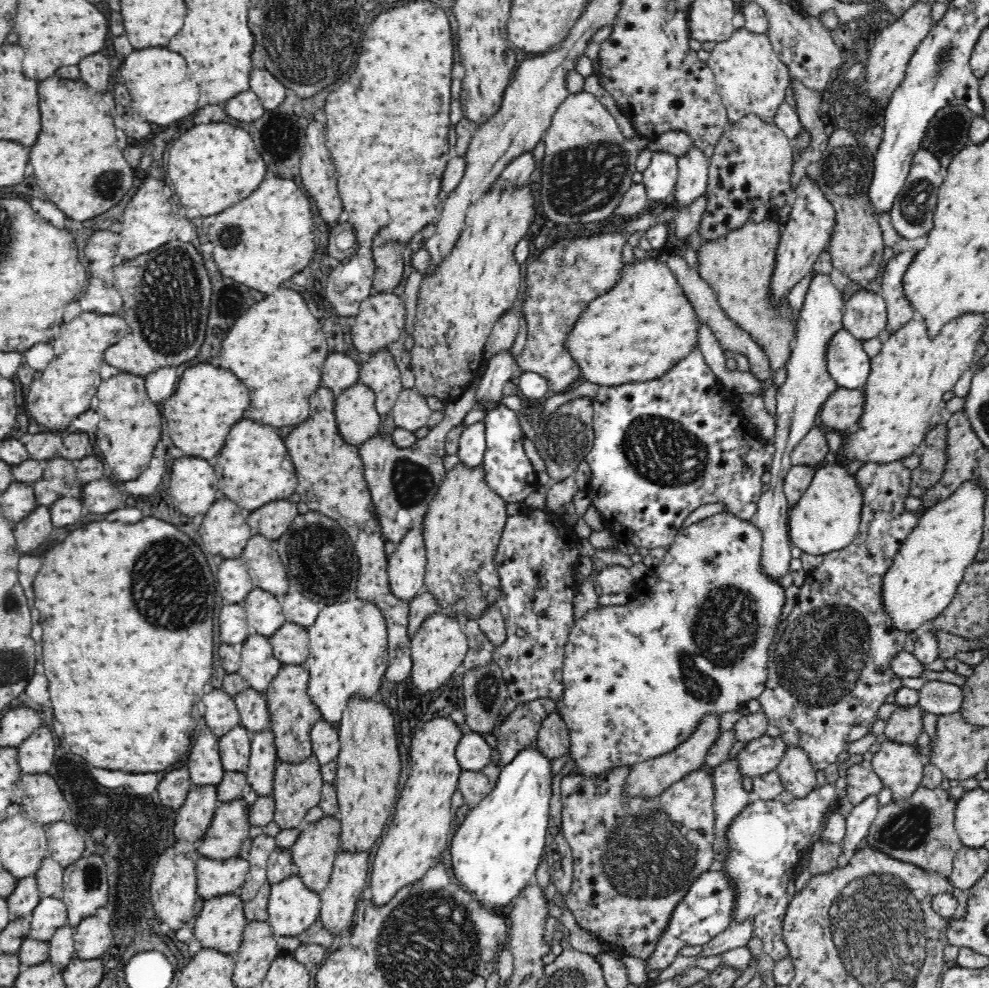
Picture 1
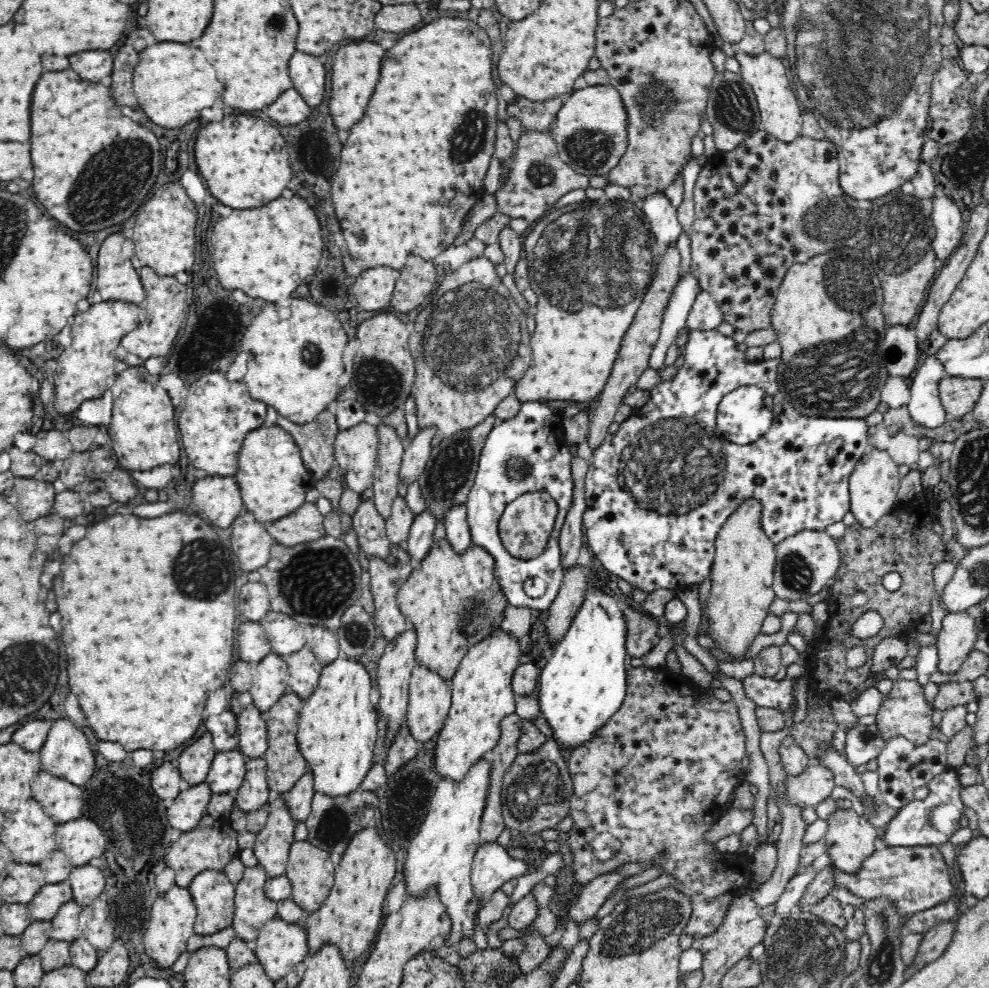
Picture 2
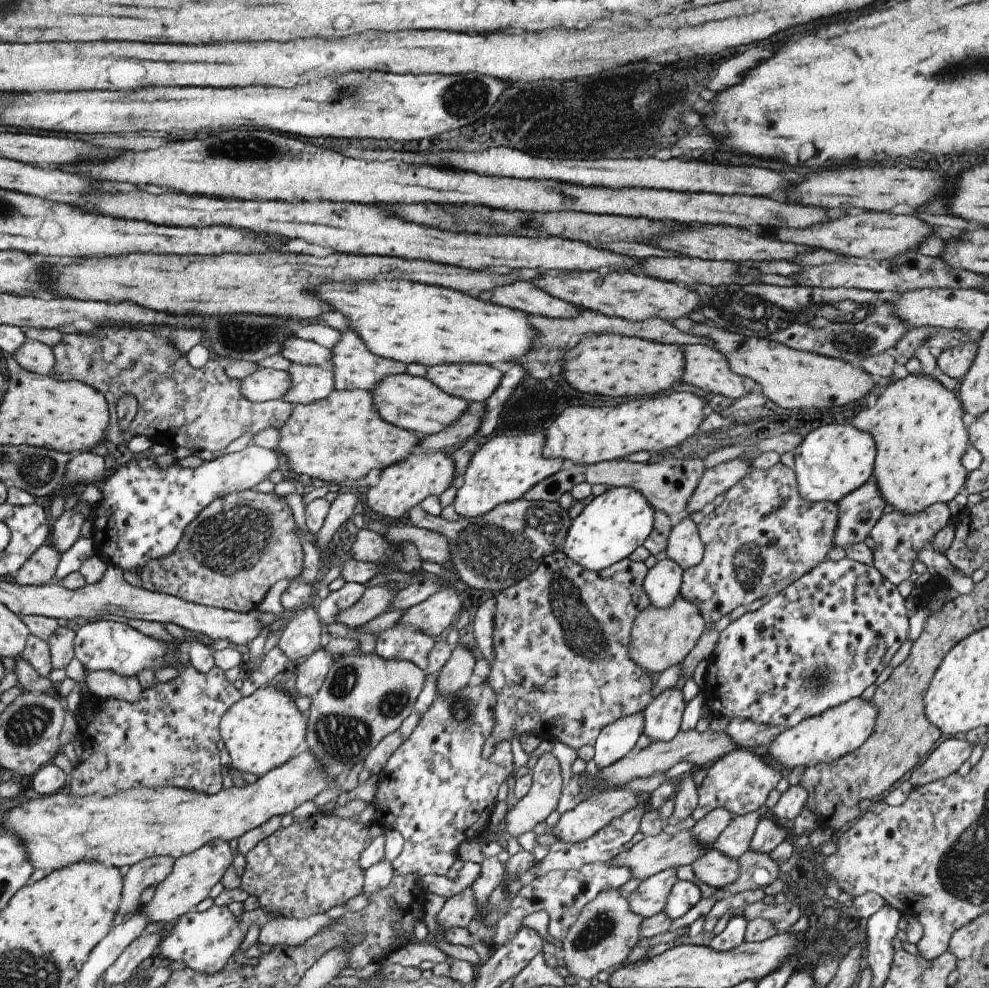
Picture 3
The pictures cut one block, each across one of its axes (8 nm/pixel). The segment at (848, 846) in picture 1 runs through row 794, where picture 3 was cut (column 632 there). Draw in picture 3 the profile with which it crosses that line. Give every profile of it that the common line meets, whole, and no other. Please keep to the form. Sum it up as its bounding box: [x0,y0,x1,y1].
[492,862,633,945]

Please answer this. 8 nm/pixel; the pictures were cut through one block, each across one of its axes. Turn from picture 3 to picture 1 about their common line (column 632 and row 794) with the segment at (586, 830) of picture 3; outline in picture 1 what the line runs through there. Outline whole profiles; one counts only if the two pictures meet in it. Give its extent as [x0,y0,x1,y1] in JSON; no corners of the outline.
[776,745,816,798]

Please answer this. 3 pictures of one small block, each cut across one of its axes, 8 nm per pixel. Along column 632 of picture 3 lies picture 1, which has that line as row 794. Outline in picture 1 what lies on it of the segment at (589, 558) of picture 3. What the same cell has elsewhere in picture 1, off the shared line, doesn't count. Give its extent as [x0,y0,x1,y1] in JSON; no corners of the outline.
[450,744,552,912]

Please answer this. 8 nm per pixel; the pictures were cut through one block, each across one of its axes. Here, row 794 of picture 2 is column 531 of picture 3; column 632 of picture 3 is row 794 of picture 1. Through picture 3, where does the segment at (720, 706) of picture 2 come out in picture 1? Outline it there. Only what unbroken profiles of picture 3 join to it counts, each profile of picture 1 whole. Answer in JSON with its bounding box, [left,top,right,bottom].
[560,767,715,959]

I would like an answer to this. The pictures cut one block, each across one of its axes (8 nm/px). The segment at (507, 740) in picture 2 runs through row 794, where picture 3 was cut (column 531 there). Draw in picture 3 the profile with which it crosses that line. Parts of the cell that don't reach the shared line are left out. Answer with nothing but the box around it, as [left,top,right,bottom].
[523,456,706,514]

